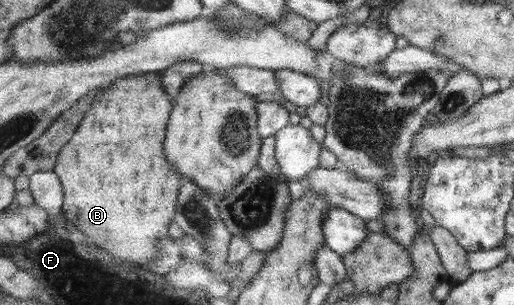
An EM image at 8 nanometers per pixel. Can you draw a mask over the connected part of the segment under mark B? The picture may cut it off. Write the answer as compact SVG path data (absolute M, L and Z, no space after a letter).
M163 70L159 72L137 73L136 75L129 75L123 79L118 79L115 83L105 88L94 101L95 105L92 103L92 109L89 110L89 113L86 113L83 123L79 126L79 130L77 130L73 139L60 151L54 169L61 178L64 187L64 206L62 207L62 213L66 219L71 221L79 231L95 239L94 243L99 245L101 249L105 249L111 255L121 257L121 259L125 259L129 263L136 263L141 267L147 265L147 263L156 261L157 255L159 255L159 245L157 243L159 243L164 235L170 233L170 223L176 217L180 187L183 180L182 174L176 170L176 167L172 163L169 163L168 157L163 151L165 133L168 131L169 119L174 108L173 97L165 91L164 81L162 80L163 76Z

